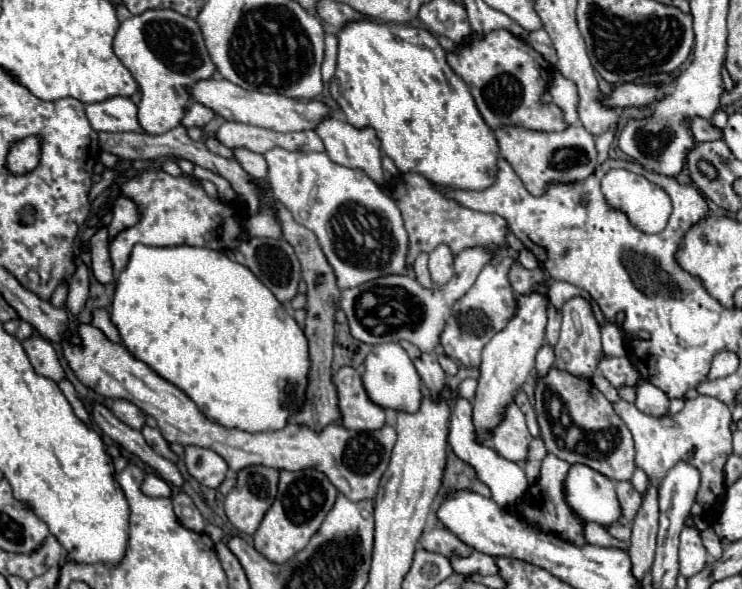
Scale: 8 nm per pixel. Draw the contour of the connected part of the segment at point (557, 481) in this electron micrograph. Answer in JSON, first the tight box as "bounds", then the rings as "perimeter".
{"bounds":[518,453,584,545],"perimeter":[[[548,453],[542,461],[542,471],[540,471],[540,479],[536,481],[536,485],[532,485],[528,489],[528,493],[524,495],[524,501],[518,505],[518,513],[534,527],[548,531],[548,533],[556,533],[558,537],[574,543],[574,545],[584,545],[584,533],[582,533],[582,521],[570,511],[570,507],[564,501],[564,479],[568,473],[570,465],[564,463],[562,459],[558,459],[556,455]]]}

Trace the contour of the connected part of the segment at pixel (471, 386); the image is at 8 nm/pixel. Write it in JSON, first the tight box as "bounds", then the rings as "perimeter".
{"bounds":[458,379,478,401],"perimeter":[[[464,379],[462,385],[460,385],[460,389],[458,389],[458,397],[464,397],[464,399],[472,401],[474,393],[476,393],[476,385],[478,385],[476,379]]]}

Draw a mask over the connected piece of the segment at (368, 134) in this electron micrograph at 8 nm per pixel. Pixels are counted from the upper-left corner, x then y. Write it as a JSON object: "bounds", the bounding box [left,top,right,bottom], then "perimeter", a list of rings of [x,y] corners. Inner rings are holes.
{"bounds":[316,117,384,185],"perimeter":[[[326,117],[316,129],[324,141],[328,157],[344,167],[358,167],[378,185],[384,183],[382,177],[382,153],[380,143],[372,129],[356,129],[350,123]]]}

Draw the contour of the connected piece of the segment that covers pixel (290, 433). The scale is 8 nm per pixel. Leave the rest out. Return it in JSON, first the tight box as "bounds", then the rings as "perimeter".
{"bounds":[62,325,396,501],"perimeter":[[[78,325],[78,333],[82,339],[80,347],[70,345],[68,341],[62,343],[64,357],[76,377],[100,395],[126,399],[138,405],[144,413],[152,415],[158,421],[158,429],[168,443],[212,449],[228,463],[232,471],[240,471],[250,465],[264,465],[278,471],[316,469],[324,473],[330,483],[352,501],[376,497],[378,483],[390,463],[390,453],[396,441],[394,427],[384,425],[376,431],[348,431],[338,423],[330,423],[322,431],[312,431],[306,425],[288,423],[280,431],[264,431],[254,435],[242,429],[228,429],[210,421],[204,413],[198,411],[198,407],[186,393],[164,381],[146,363],[134,359],[122,345],[110,343],[94,325]]]}

